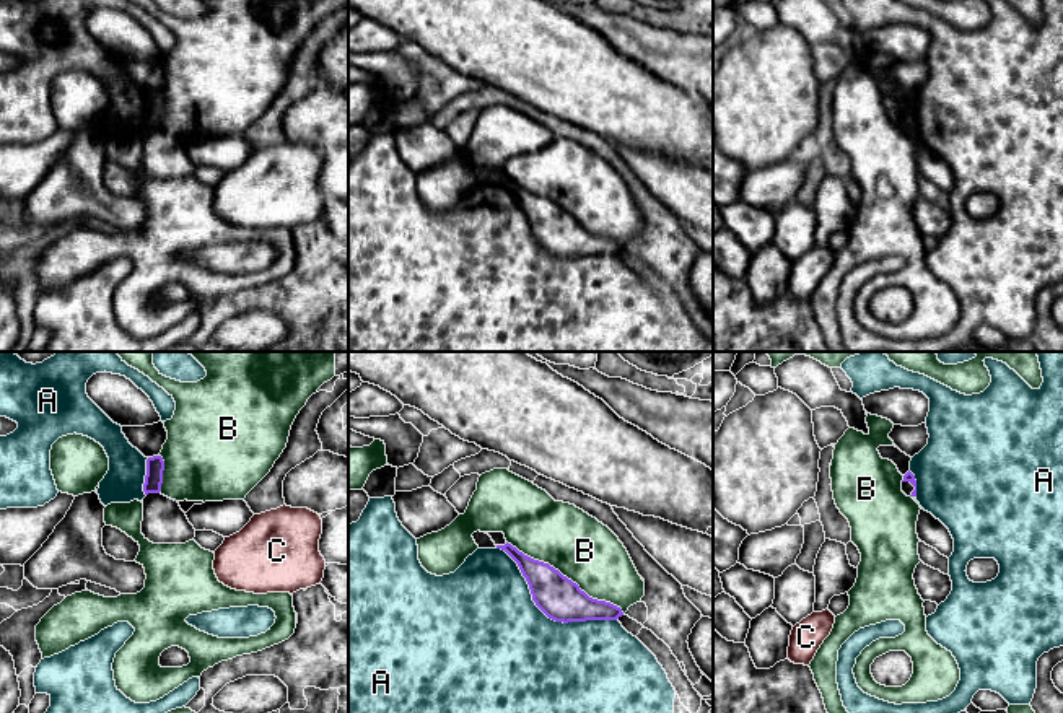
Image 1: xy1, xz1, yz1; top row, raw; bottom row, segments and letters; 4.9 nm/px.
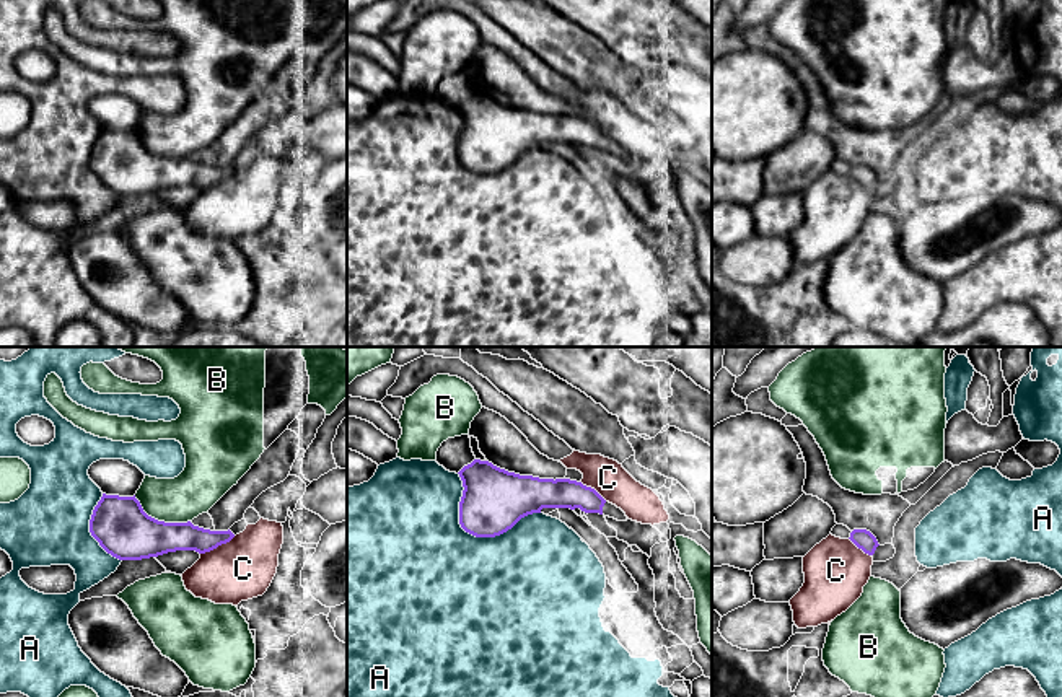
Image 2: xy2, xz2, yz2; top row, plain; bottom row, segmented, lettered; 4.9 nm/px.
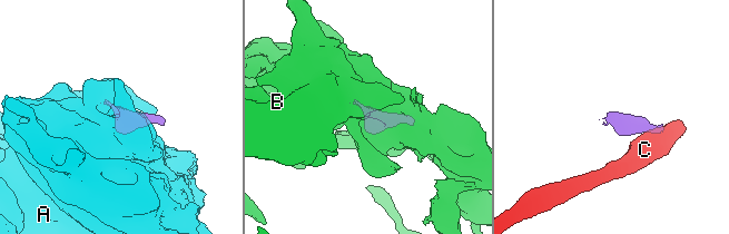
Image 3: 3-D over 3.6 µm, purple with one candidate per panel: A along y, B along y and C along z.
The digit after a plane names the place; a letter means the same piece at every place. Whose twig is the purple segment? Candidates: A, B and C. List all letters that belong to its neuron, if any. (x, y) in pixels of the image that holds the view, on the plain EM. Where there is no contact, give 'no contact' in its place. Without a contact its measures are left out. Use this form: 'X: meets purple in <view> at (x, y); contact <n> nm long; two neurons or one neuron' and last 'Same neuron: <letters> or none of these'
A: meets purple in xz1 at (546, 249); contact 700 nm long; two neurons
B: meets purple in xz1 at (565, 212); contact 700 nm long; two neurons
C: meets purple in xy2 at (217, 181); contact 200 nm long; two neurons
Same neuron: none of these

